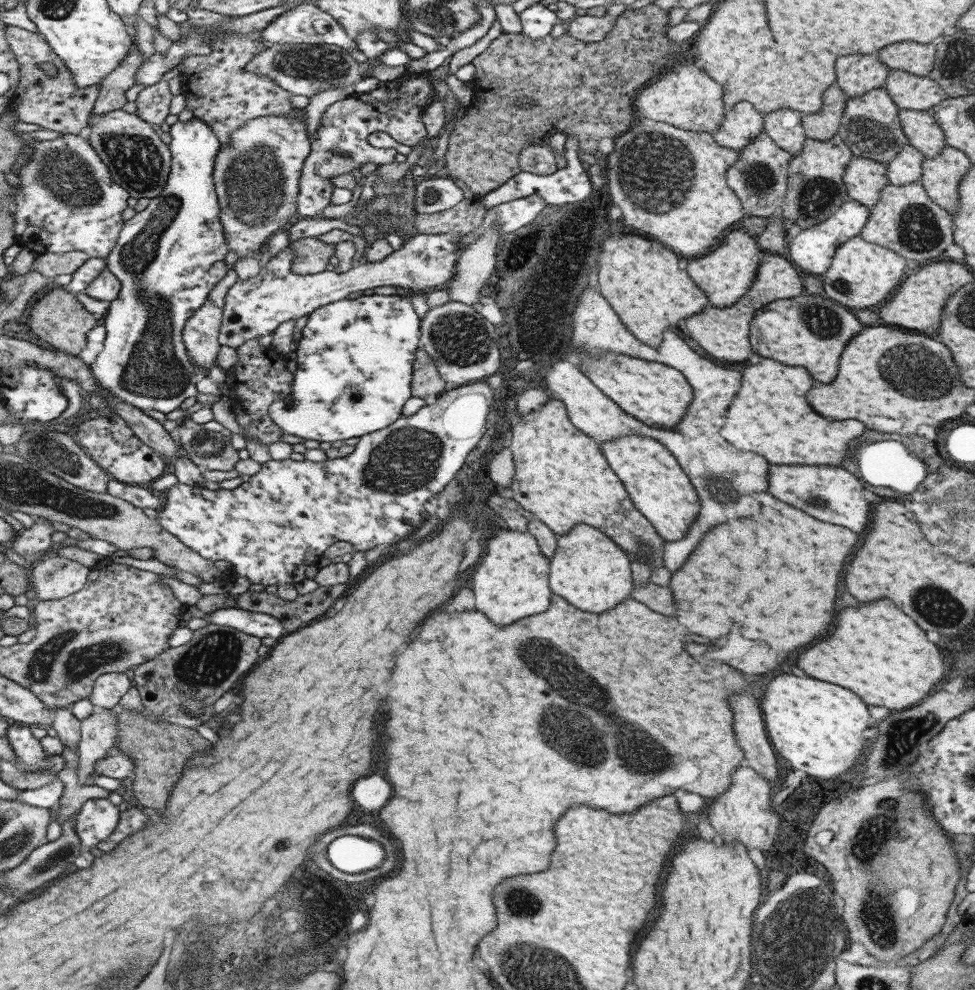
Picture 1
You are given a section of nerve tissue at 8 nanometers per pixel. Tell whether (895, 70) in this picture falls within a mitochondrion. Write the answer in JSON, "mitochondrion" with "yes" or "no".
{"mitochondrion":"no"}

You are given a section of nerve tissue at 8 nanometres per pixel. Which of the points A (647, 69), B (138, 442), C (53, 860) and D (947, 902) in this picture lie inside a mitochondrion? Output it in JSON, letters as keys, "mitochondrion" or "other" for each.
{"A":"mitochondrion","B":"other","C":"mitochondrion","D":"other"}

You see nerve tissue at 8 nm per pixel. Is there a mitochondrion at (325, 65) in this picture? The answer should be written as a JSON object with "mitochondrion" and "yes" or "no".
{"mitochondrion":"yes"}

